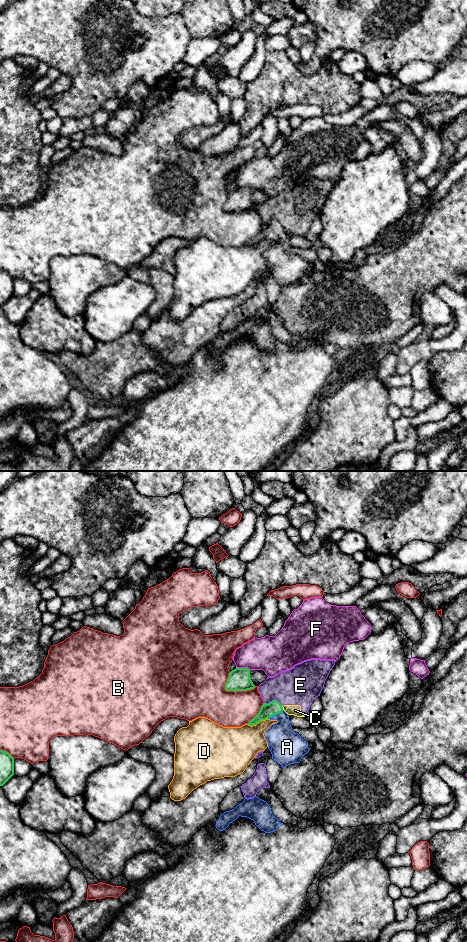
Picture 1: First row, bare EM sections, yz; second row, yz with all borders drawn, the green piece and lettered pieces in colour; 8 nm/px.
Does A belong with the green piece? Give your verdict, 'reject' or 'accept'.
accept

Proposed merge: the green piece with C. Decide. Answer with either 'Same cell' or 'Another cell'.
Another cell

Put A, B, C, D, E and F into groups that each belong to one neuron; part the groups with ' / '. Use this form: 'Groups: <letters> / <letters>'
Groups: A / B / C E / D / F

